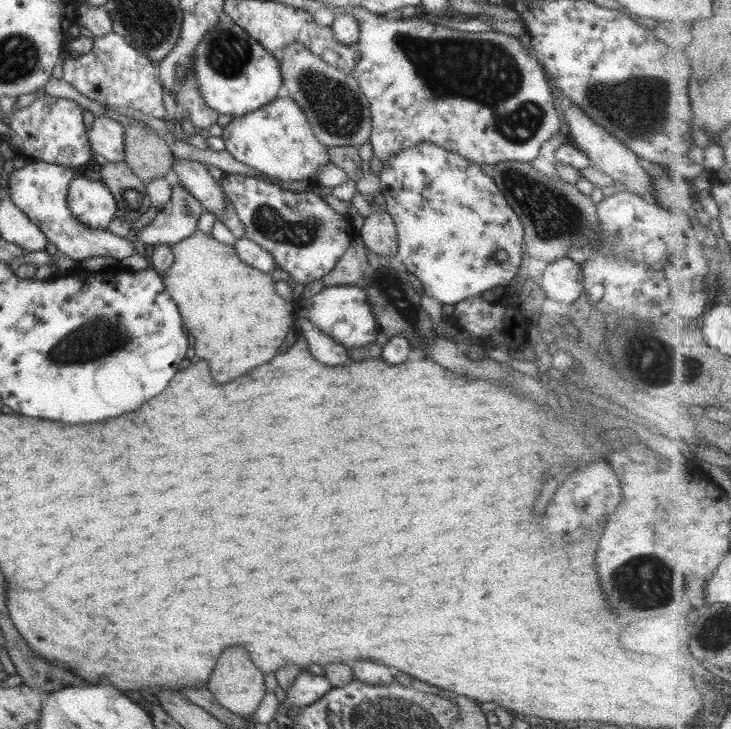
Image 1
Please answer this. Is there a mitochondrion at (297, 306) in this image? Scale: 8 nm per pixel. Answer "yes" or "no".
no

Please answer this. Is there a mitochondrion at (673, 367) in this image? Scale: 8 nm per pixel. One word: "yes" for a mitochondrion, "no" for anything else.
yes

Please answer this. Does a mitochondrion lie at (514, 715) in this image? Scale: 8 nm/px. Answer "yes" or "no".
no

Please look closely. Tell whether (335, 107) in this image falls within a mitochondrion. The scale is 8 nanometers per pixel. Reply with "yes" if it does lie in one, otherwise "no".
yes

